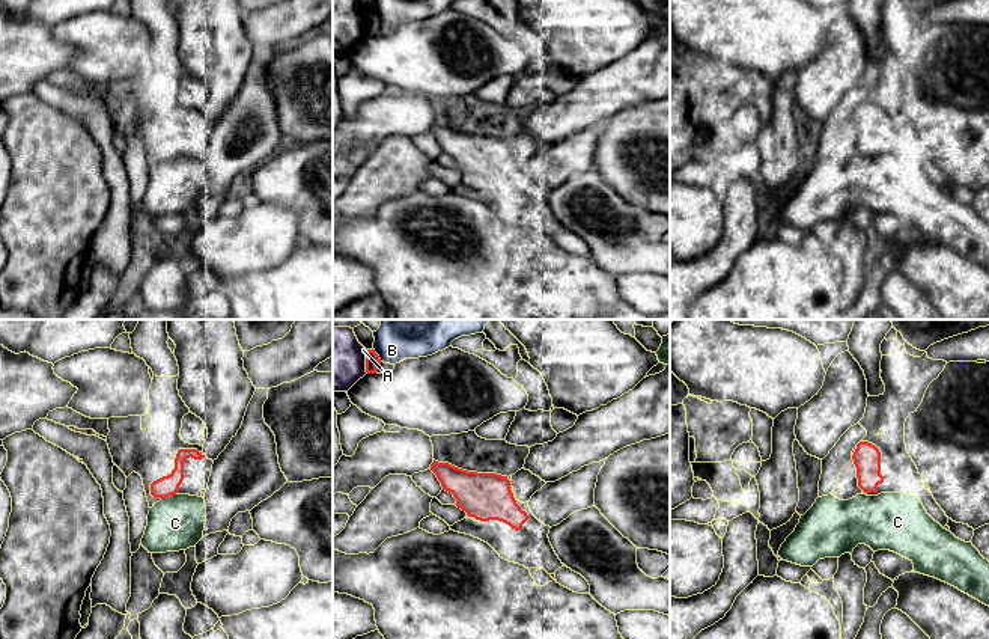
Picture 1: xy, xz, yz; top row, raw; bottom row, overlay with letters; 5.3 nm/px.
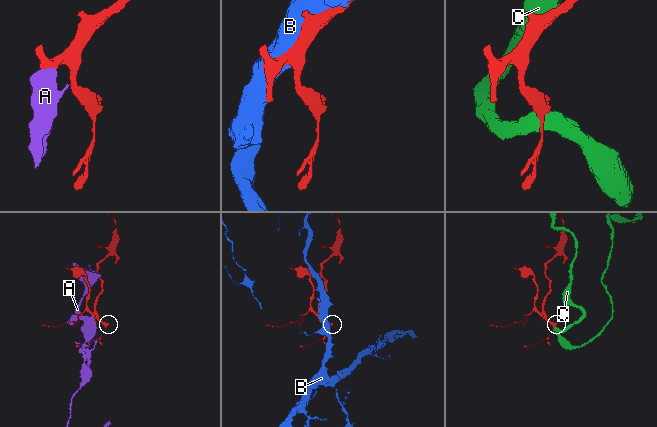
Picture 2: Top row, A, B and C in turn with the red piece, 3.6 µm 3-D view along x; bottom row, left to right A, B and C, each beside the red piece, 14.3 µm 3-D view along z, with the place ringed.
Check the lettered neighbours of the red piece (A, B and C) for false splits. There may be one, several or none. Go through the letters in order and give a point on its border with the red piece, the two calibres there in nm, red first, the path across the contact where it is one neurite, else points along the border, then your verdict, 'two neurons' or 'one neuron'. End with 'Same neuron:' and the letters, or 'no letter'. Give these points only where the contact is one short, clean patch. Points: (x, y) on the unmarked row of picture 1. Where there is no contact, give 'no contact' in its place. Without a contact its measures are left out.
A: contact xz (366, 24); calibres 80 and 280 nm; two neurons
B: contact xz (377, 17); calibres 80 and 140 nm; two neurons
C: contact xy (164, 158); calibres 110 and 300 nm; border xy (167, 158), (161, 162); two neurons
Same neuron: no letter

